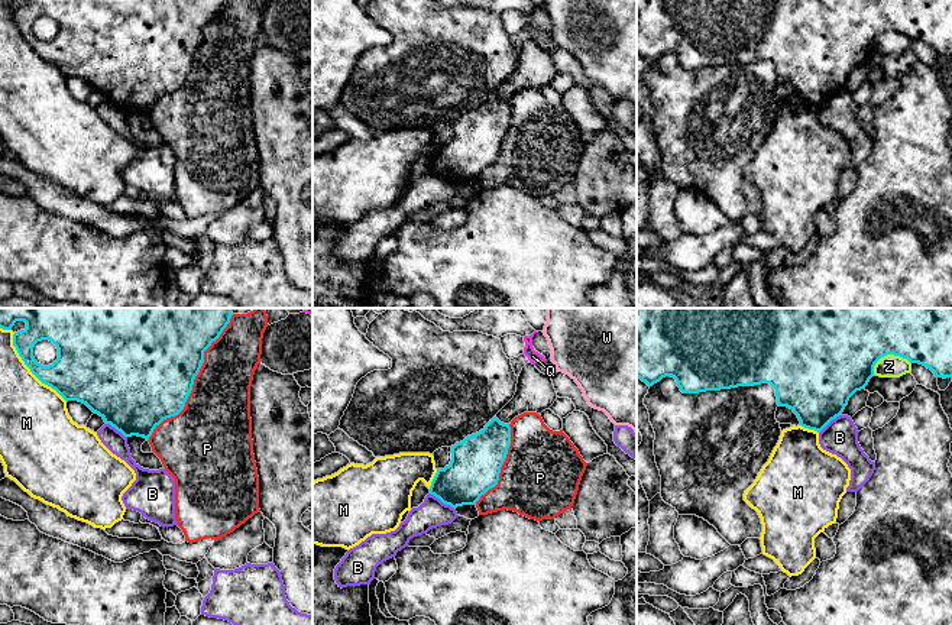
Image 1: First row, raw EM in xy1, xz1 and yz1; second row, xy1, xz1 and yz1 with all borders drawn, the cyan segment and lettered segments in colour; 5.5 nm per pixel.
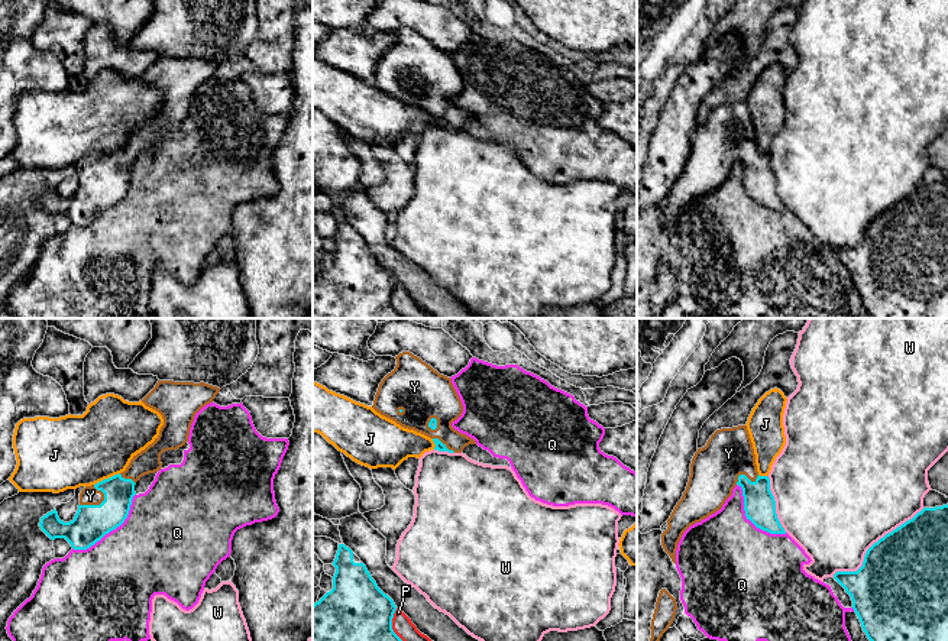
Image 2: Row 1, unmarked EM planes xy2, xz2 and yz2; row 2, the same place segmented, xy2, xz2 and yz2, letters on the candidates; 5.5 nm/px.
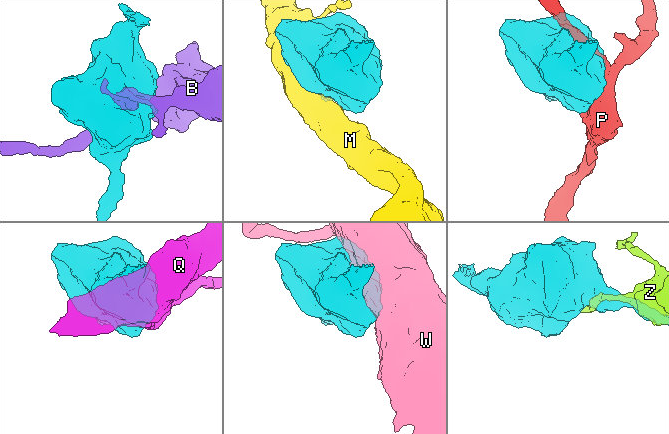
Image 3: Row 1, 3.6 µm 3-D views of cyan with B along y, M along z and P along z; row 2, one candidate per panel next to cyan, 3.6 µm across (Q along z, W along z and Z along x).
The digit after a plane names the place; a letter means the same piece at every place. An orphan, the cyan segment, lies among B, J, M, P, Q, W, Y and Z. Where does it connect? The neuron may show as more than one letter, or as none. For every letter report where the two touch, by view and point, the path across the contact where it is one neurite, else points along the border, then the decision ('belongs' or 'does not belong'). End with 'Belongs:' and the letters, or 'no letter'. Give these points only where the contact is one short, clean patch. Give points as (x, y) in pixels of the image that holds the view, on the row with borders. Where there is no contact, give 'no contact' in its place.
B: contact xz1 (443, 502); does not belong
J: contact xy2 (106, 479); border xy2 (119, 472), (94, 485); does not belong
M: contact xy1 (31, 371); does not belong
P: contact xy1 (193, 381); does not belong
Q: contact xy2 (112, 530); does not belong
W: contact yz2 (873, 544); does not belong
Y: contact xy2 (94, 505); belongs
Z: contact yz1 (887, 353); border yz1 (910, 363), (899, 356), (884, 355), (876, 363), (873, 373); does not belong
Belongs: Y

